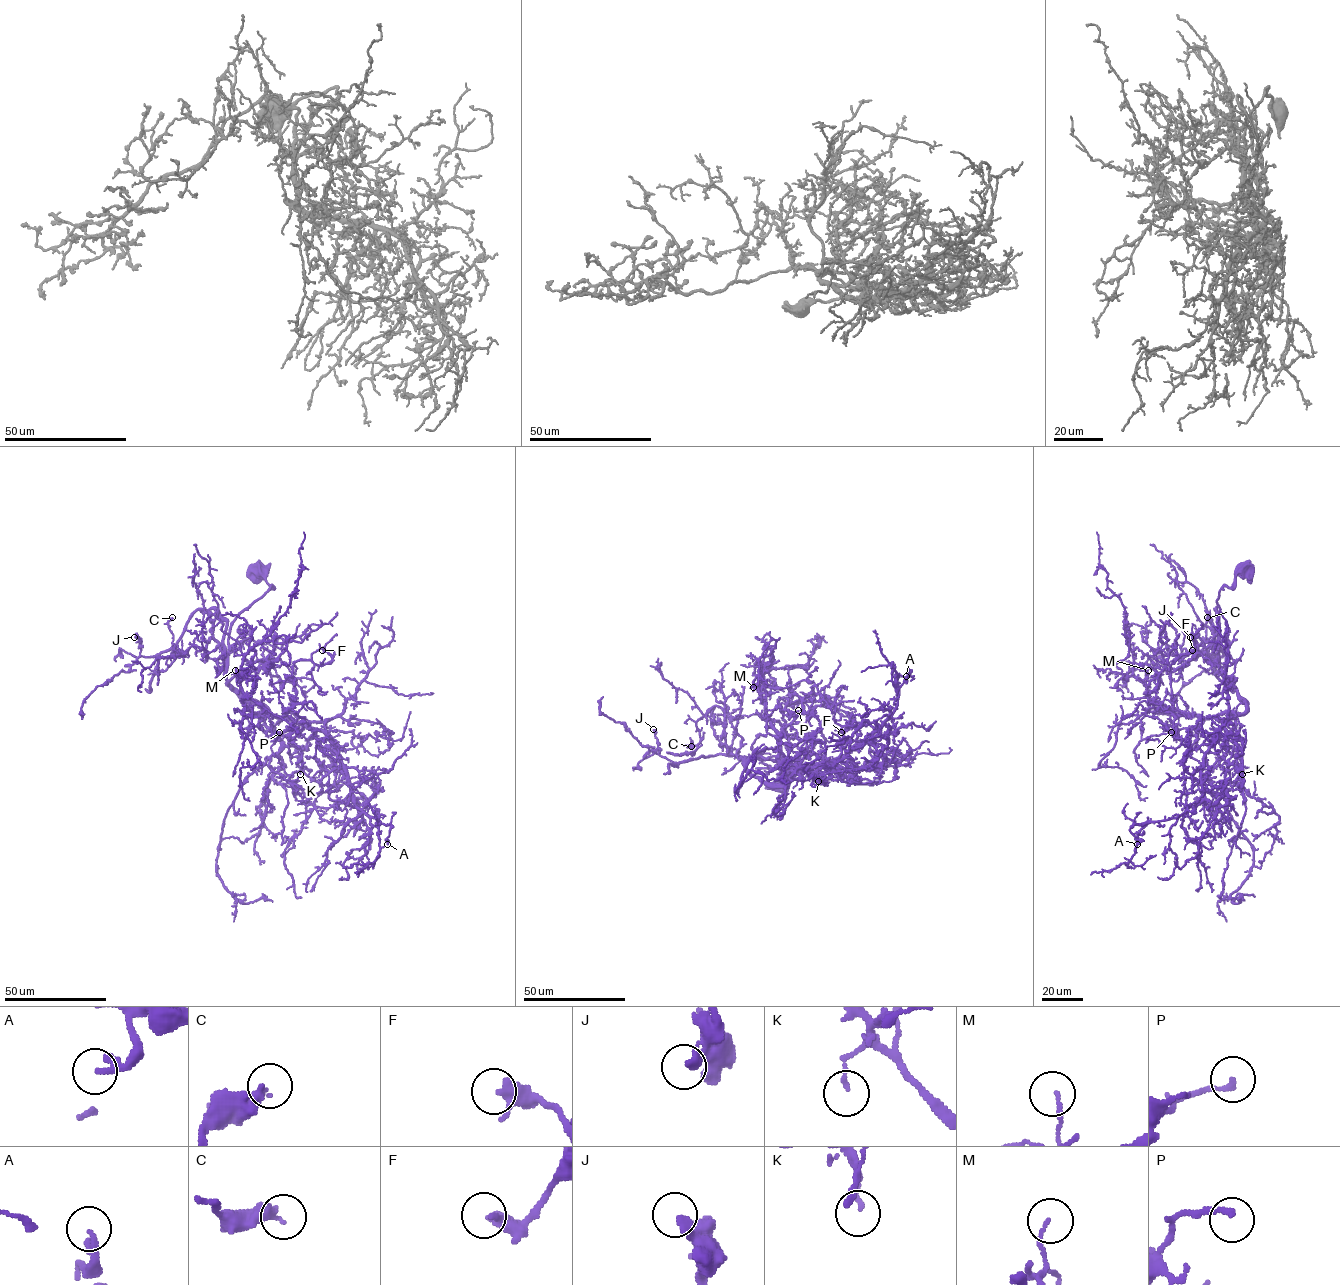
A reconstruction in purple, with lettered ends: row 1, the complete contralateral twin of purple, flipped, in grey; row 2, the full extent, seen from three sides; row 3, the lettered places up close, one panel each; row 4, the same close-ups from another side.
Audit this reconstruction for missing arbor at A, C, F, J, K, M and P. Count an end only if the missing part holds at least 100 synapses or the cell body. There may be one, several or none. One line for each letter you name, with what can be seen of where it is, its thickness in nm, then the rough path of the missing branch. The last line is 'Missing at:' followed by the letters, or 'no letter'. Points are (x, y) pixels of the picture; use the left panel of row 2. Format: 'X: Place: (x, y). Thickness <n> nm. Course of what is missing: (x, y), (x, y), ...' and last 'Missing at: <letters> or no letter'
Missing at: no letter

